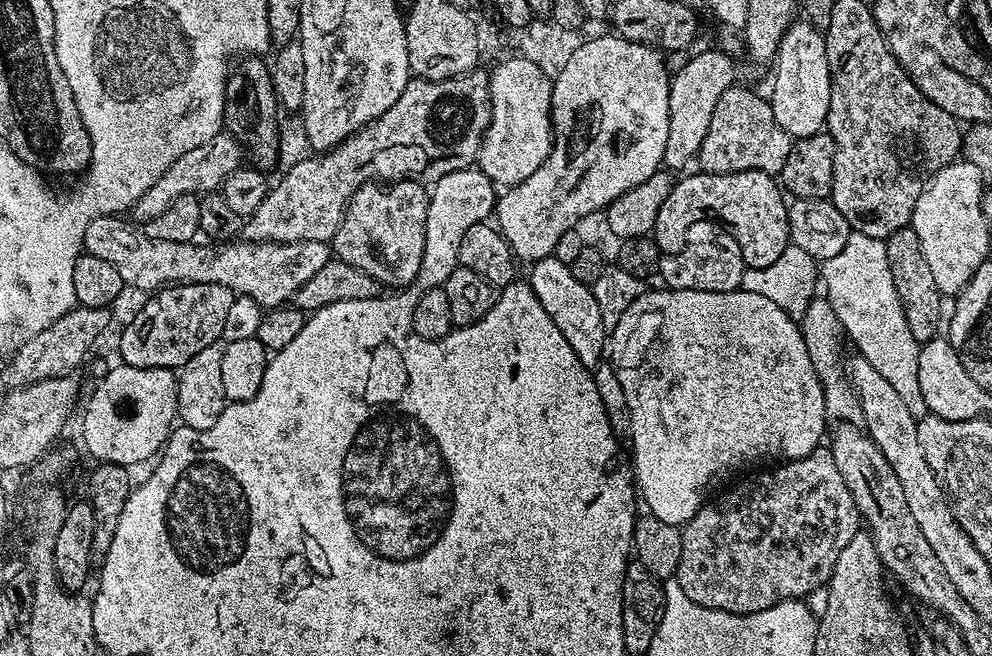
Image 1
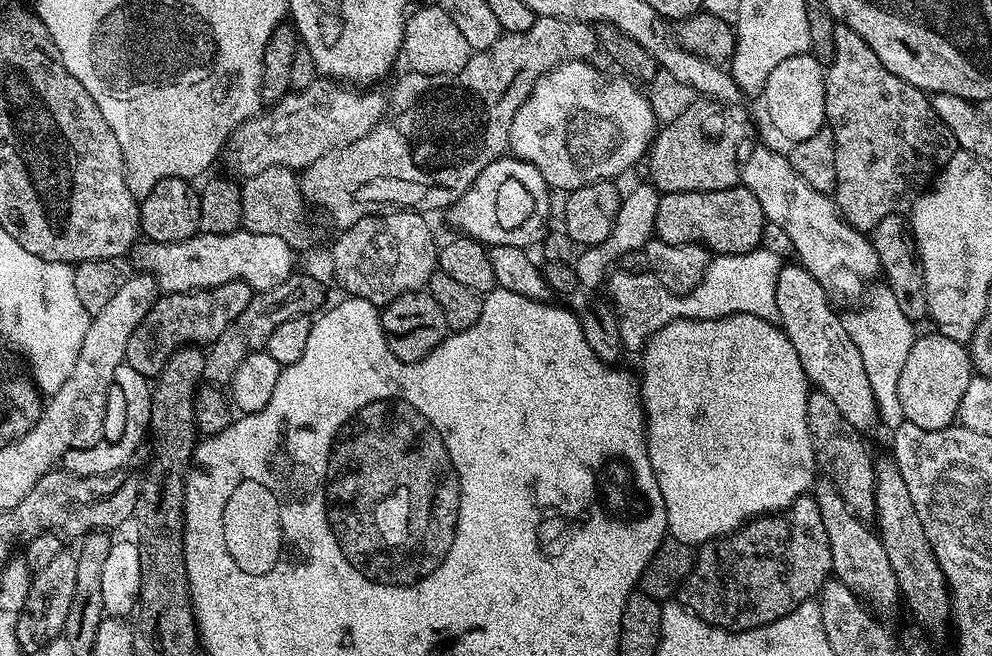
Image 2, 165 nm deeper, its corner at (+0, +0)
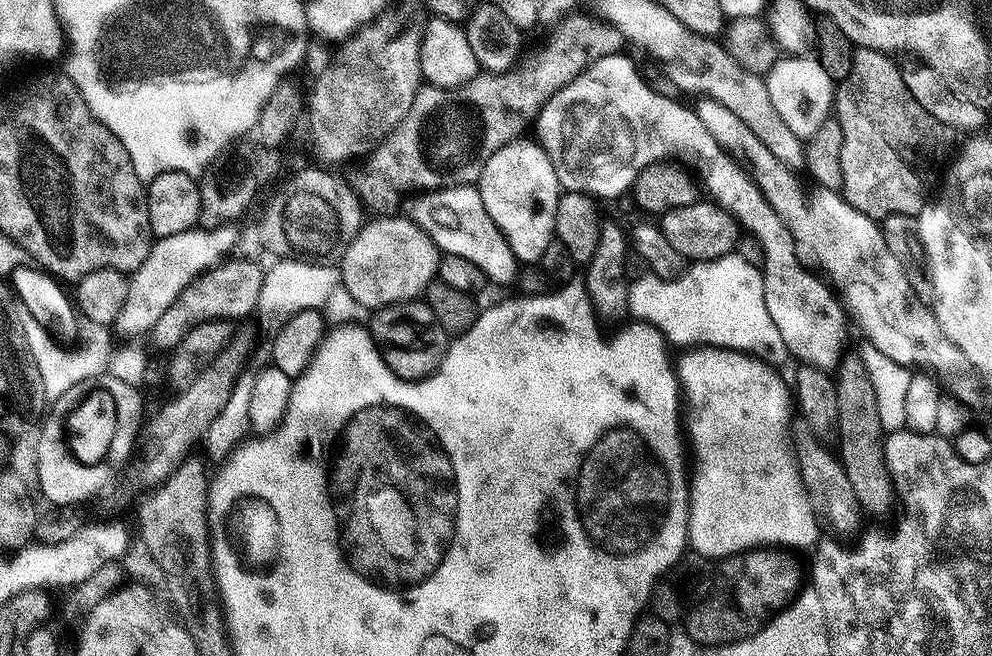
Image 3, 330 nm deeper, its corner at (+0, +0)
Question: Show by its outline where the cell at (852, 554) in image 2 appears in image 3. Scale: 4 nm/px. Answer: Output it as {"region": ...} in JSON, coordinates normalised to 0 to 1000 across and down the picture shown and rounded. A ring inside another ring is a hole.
{"region":[[[806,649],[803,659],[801,654],[800,694],[802,709],[806,712],[806,727],[810,736],[819,780],[834,809],[836,805],[837,809],[844,811],[844,814],[839,813],[844,819],[859,816],[862,819],[868,809],[869,776],[861,753],[861,741],[857,741],[857,729],[853,729],[853,716],[847,709],[846,700],[840,691],[838,695],[827,677],[830,677],[828,666],[822,665],[813,649]]]}

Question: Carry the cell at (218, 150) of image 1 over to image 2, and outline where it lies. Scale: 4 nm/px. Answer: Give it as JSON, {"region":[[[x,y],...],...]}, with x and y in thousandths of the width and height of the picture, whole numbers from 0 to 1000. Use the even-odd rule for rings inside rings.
{"region":[[[319,119],[308,136],[290,139],[281,159],[269,166],[270,172],[259,174],[247,189],[241,189],[226,223],[224,244],[242,271],[264,265],[264,259],[272,259],[272,253],[295,259],[310,256],[321,247],[325,235],[344,220],[361,216],[361,210],[373,204],[373,198],[387,181],[393,165],[392,148],[375,139],[379,137],[360,137],[344,131],[337,122]]]}

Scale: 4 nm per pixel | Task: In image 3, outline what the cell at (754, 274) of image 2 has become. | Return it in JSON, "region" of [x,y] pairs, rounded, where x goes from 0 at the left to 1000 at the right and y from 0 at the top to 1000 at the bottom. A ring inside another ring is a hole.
{"region":[[[735,387],[719,396],[704,396],[695,401],[683,424],[668,427],[656,418],[648,418],[633,434],[633,474],[646,494],[663,502],[674,526],[717,527],[719,530],[741,530],[743,537],[752,537],[763,543],[774,530],[774,518],[782,512],[784,497],[772,473],[770,447],[770,416],[753,396],[753,389]]]}

